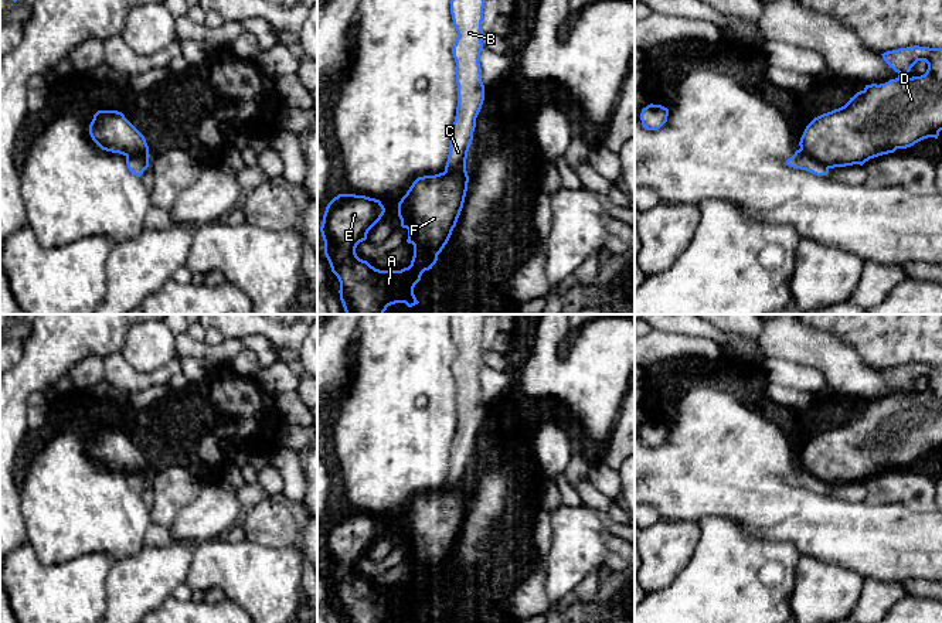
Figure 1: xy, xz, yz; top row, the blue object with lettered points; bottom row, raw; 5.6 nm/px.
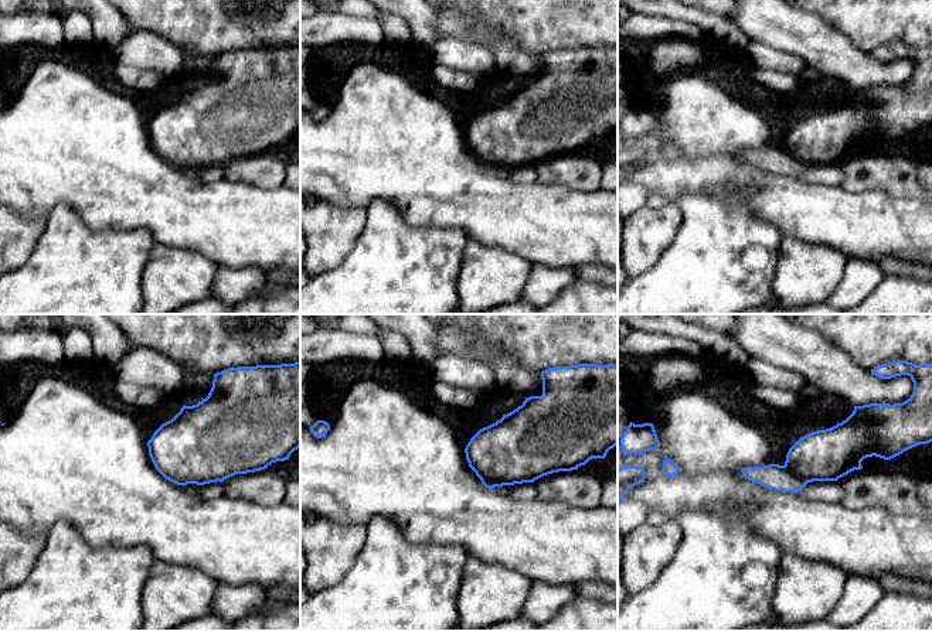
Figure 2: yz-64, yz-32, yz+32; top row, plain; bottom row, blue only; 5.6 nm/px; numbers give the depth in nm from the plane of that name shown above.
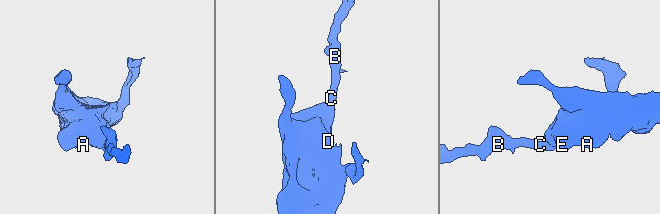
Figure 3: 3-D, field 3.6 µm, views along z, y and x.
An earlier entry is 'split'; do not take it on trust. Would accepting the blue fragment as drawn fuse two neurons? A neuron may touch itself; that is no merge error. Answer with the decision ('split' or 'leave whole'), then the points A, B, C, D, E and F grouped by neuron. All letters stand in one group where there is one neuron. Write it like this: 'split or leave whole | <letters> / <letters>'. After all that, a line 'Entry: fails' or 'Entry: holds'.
split | A D E F / B C
Entry: holds

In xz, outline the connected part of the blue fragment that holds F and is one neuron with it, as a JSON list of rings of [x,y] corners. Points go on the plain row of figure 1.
[[[466,487],[439,490],[418,494],[398,520],[401,544],[408,547],[408,561],[414,562],[411,582],[401,588],[380,588],[357,573],[356,565],[367,556],[368,548],[385,530],[380,517],[356,511],[339,511],[326,524],[320,549],[324,558],[324,572],[331,589],[340,599],[340,617],[343,623],[391,623],[405,620],[415,623],[419,619],[414,612],[415,602],[425,588],[432,586],[438,572],[448,561],[463,525],[469,493]]]

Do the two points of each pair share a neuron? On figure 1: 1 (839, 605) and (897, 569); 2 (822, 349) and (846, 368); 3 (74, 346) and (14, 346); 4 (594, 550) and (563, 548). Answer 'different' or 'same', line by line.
1: different
2: same
3: different
4: same

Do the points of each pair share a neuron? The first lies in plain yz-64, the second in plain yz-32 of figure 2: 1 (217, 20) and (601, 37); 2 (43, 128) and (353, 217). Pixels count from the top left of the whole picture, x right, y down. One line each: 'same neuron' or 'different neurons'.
1: same neuron
2: different neurons

